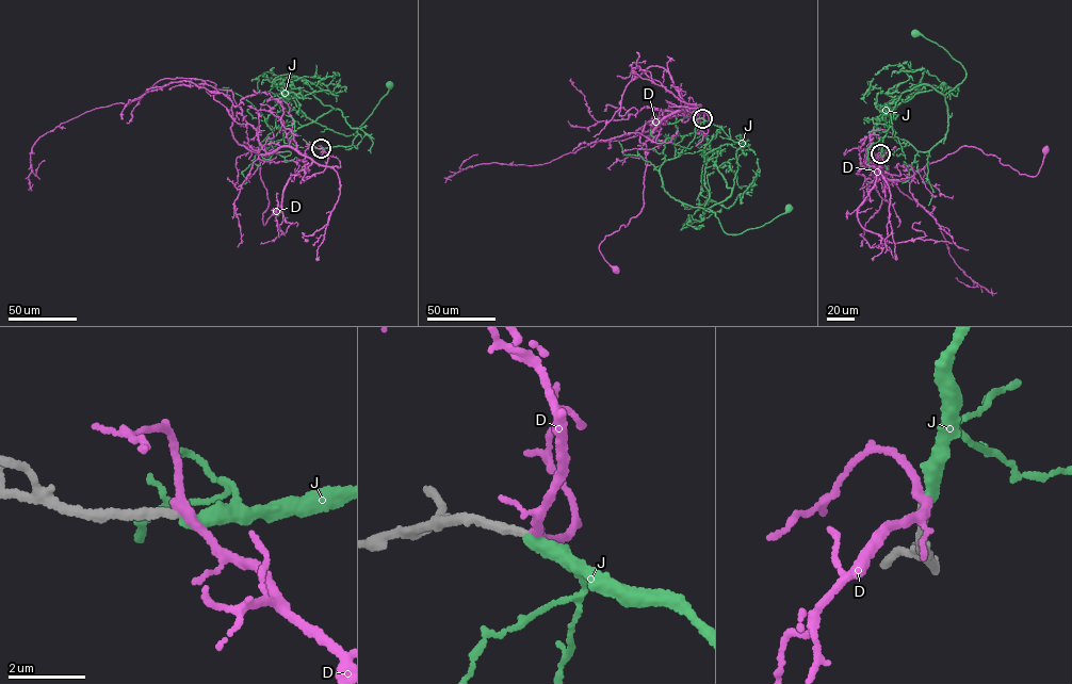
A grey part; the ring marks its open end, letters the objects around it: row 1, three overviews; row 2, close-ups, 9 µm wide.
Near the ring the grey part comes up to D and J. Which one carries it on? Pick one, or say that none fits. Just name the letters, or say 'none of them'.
J

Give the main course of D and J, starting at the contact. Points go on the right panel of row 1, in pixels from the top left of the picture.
D: (880, 153), (881, 168), (876, 173), (897, 181), (967, 145), (1033, 176), (1045, 150)
J: (881, 153), (889, 110), (900, 94), (925, 84), (944, 95), (964, 79), (962, 65), (942, 47), (915, 33)

